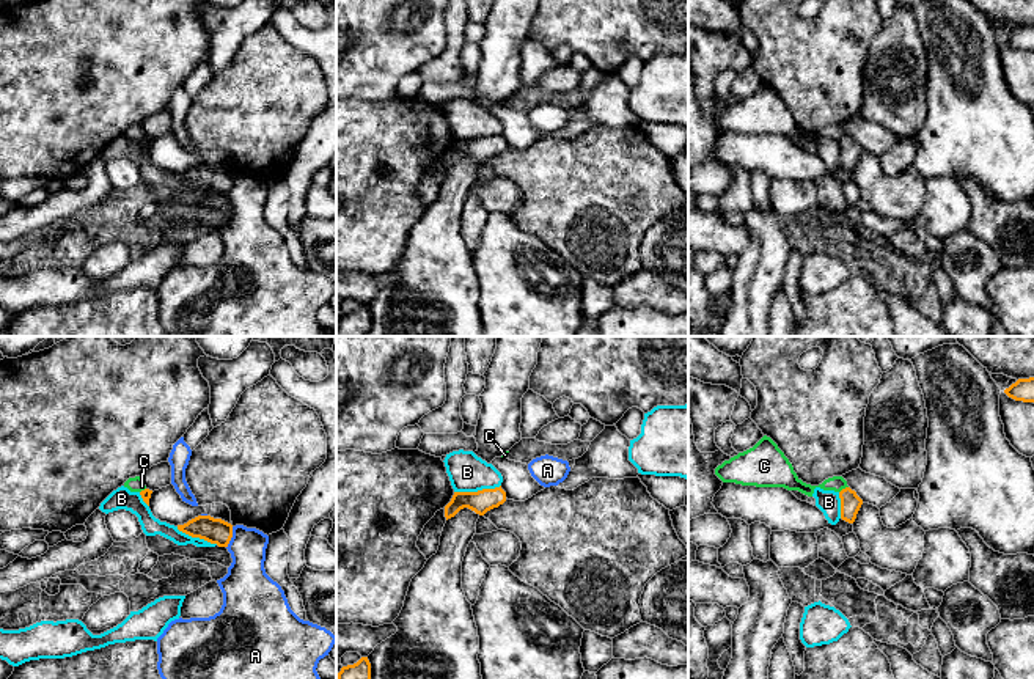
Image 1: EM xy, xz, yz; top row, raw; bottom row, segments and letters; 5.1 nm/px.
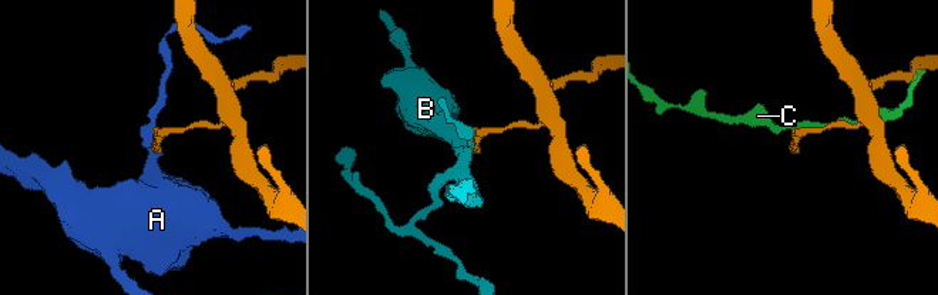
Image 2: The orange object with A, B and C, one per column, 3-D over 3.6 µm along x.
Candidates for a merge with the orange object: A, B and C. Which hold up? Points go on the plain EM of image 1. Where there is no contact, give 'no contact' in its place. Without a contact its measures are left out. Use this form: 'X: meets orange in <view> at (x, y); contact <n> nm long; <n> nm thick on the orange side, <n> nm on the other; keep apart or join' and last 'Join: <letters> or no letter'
A: meets orange in xy at (231, 184); contact 120 nm long; 130 nm thick on the orange side, 220 nm on the other; keep apart
B: meets orange in xz at (478, 139); contact 240 nm long; 120 nm thick on the orange side, 200 nm on the other; keep apart
C: meets orange in yz at (843, 137); contact 60 nm long; 110 nm thick on the orange side, 80 nm on the other; keep apart
Join: no letter

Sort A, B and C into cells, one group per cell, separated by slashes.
A / B / C

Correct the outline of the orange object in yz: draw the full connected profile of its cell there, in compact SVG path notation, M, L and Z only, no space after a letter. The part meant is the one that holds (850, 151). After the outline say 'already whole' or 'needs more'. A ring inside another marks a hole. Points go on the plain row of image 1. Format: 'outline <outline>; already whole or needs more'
outline M850 135L842 137L839 140L839 146L841 146L841 167L849 171L853 171L863 152L863 148Z; already whole

